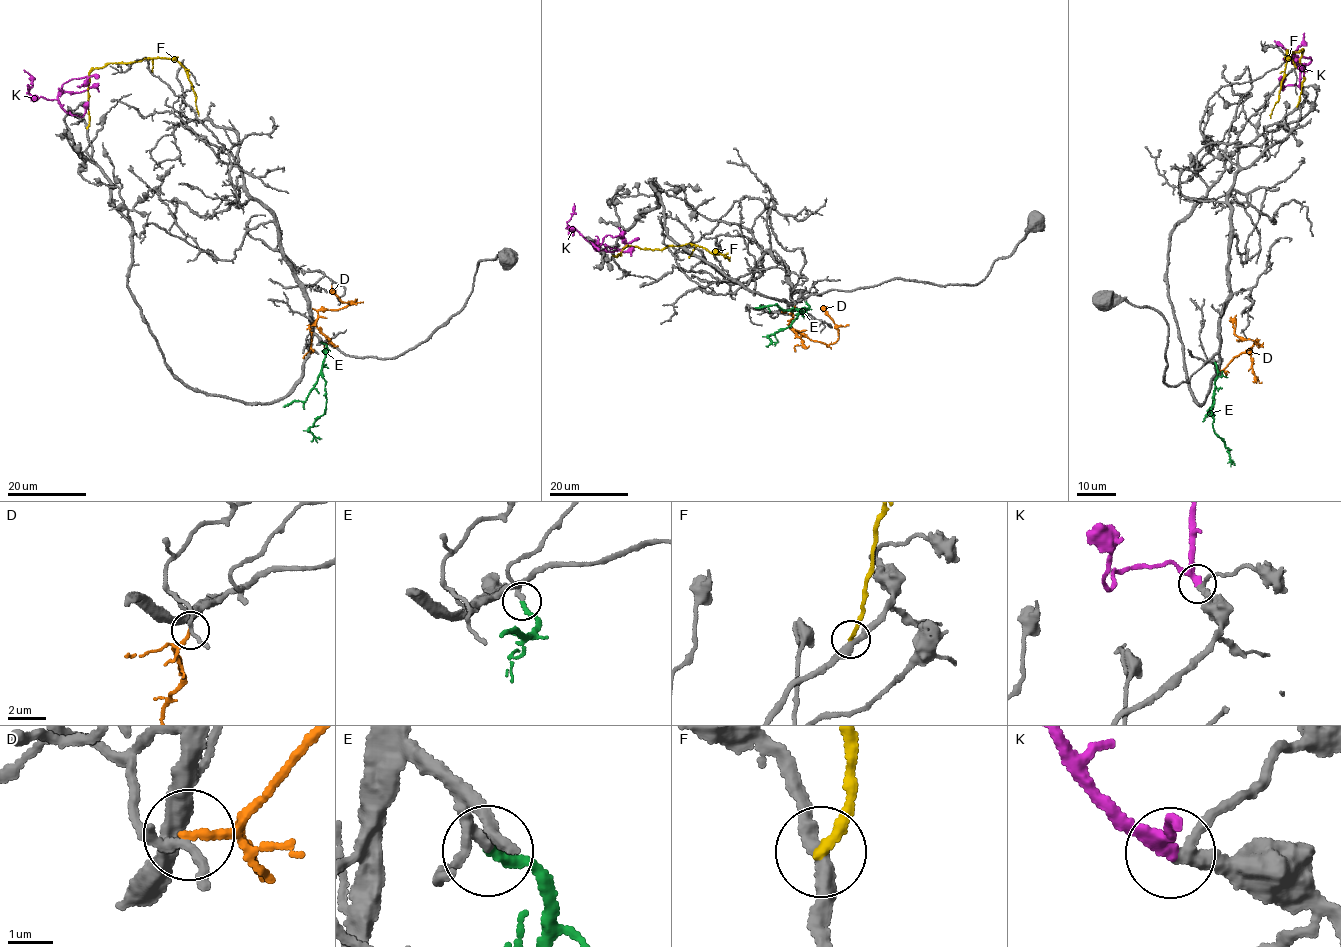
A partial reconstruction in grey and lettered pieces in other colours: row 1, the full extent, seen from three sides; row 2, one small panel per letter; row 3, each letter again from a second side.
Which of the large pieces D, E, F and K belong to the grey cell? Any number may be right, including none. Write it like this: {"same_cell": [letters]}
{"same_cell": ["E", "K"]}

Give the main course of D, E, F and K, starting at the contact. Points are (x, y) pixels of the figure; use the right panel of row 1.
D: (1219, 370), (1249, 350), (1254, 342), (1257, 347), (1260, 345), (1236, 335), (1232, 326), (1236, 315)
E: (1214, 363), (1217, 378), (1211, 408), (1212, 427), (1228, 449), (1234, 464)
F: (1297, 106), (1303, 80), (1300, 65), (1302, 49), (1299, 53), (1287, 50), (1286, 53), (1289, 59), (1270, 118)
K: (1301, 89), (1301, 70), (1311, 60), (1310, 57), (1283, 58)

